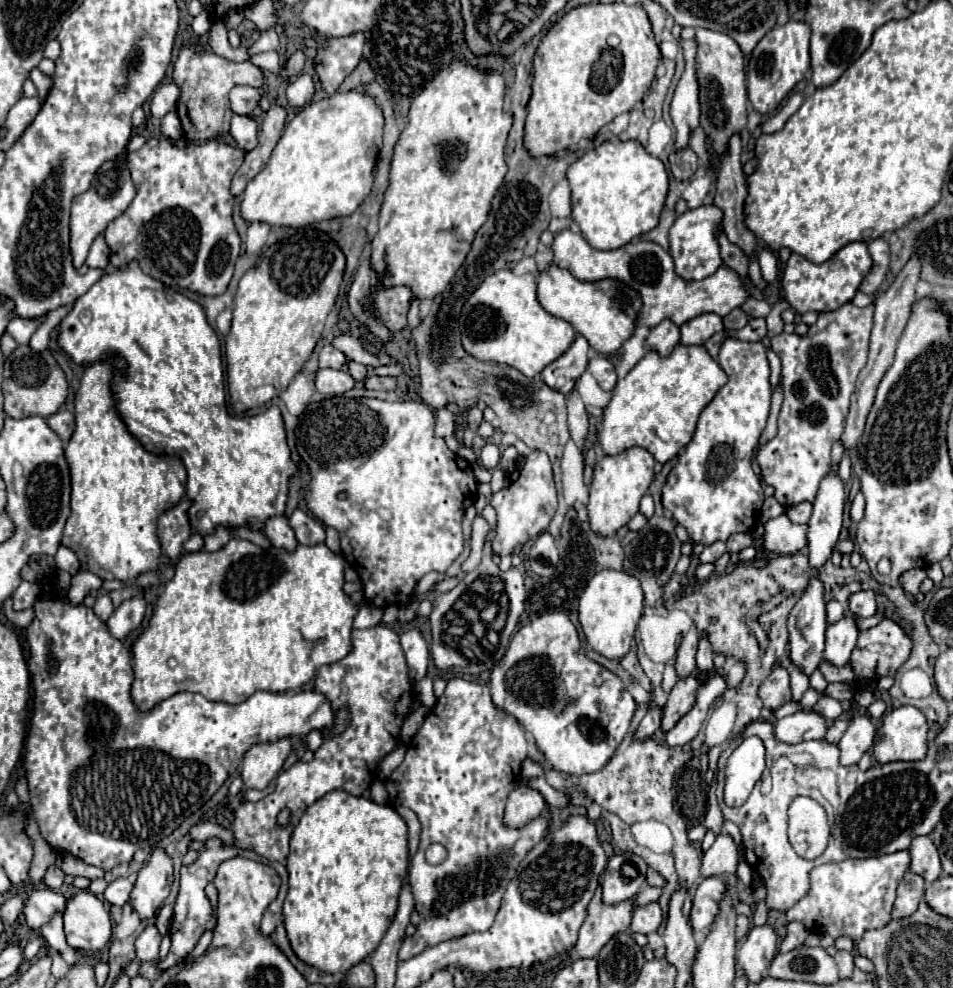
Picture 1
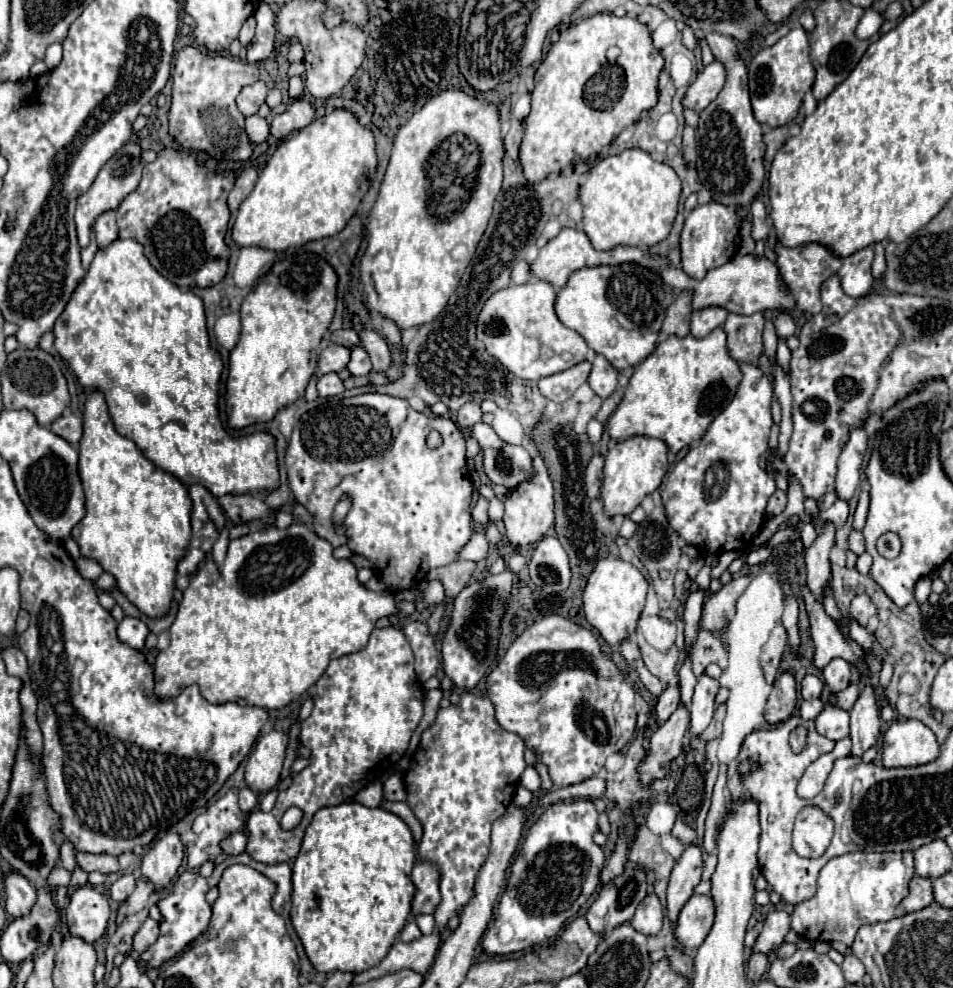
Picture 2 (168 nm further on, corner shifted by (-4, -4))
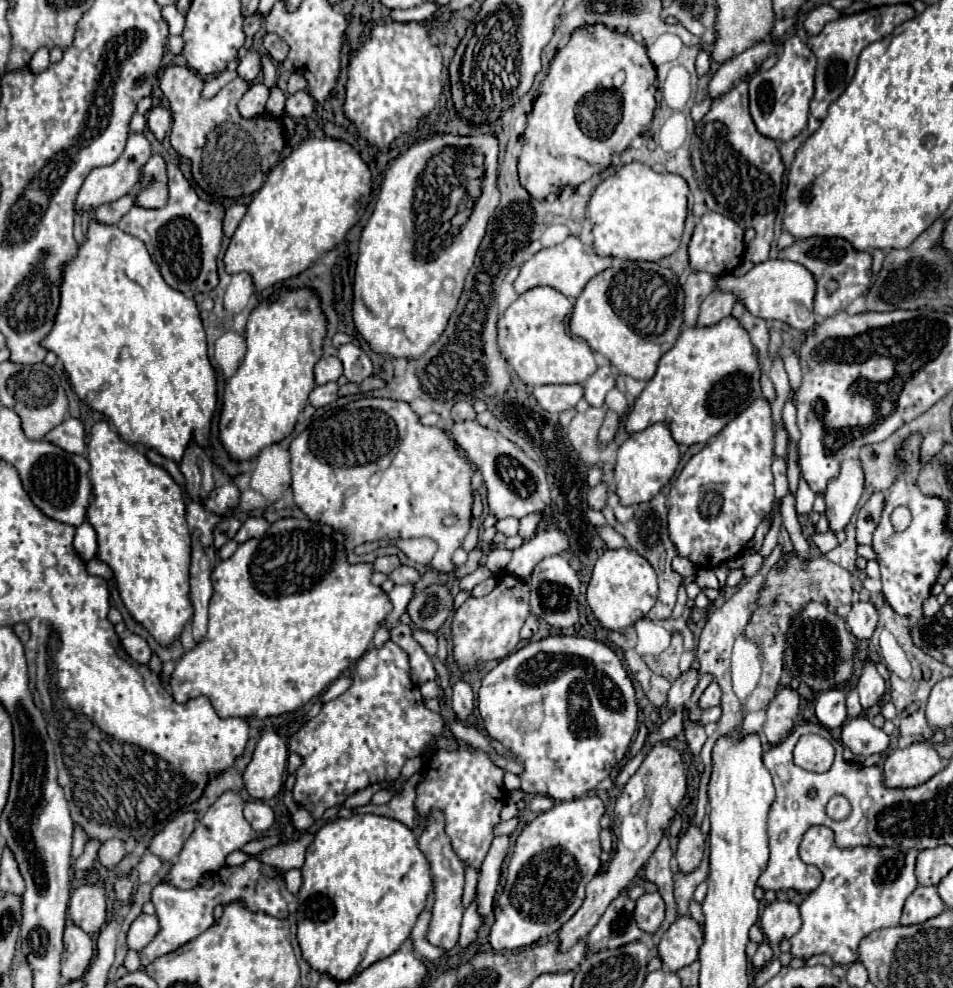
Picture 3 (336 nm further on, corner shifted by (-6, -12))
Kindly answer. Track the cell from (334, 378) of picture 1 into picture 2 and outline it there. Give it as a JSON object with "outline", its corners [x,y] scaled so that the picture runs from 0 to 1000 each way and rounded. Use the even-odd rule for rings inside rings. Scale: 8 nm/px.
{"outline":[[[342,379],[342,381],[338,381],[338,383],[334,385],[334,399],[336,399],[338,403],[342,403],[342,401],[353,401],[353,399],[357,399],[357,397],[361,397],[361,389],[359,389],[359,385],[357,385],[355,379]]]}

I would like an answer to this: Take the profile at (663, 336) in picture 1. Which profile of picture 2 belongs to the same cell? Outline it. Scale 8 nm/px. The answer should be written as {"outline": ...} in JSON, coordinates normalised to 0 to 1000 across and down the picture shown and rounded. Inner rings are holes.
{"outline":[[[716,296],[714,300],[707,302],[707,306],[703,308],[701,316],[699,316],[699,322],[695,326],[695,338],[697,340],[711,340],[711,342],[718,342],[722,336],[724,336],[724,298],[722,296]]]}

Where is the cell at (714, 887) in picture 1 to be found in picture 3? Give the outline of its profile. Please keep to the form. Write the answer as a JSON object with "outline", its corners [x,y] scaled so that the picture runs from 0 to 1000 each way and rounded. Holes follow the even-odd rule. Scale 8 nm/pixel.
{"outline":[[[724,927],[709,929],[690,953],[690,970],[695,972],[695,980],[701,984],[711,984],[714,980],[726,976],[732,970],[737,947],[735,935]]]}

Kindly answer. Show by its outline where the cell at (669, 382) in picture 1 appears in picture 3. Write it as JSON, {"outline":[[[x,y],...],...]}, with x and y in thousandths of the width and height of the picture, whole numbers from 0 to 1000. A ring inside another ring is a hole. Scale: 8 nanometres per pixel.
{"outline":[[[762,320],[747,330],[720,330],[709,348],[693,362],[686,383],[667,403],[657,435],[665,439],[682,429],[701,427],[711,449],[741,449],[793,403],[800,403],[797,379],[787,338],[770,320]]]}

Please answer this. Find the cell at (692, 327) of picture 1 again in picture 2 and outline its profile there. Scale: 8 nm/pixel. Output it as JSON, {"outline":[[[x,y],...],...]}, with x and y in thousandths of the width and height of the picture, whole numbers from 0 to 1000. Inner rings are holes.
{"outline":[[[739,312],[732,316],[726,316],[726,326],[724,326],[724,338],[728,342],[739,342],[743,340],[749,332],[758,330],[762,324],[764,316],[760,312]]]}

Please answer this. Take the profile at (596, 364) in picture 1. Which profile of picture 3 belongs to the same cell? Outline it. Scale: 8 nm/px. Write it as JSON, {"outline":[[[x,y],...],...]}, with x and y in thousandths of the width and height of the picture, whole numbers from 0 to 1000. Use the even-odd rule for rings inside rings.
{"outline":[[[630,370],[615,387],[613,387],[613,405],[619,411],[632,411],[636,399],[644,393],[646,374],[642,370]]]}

